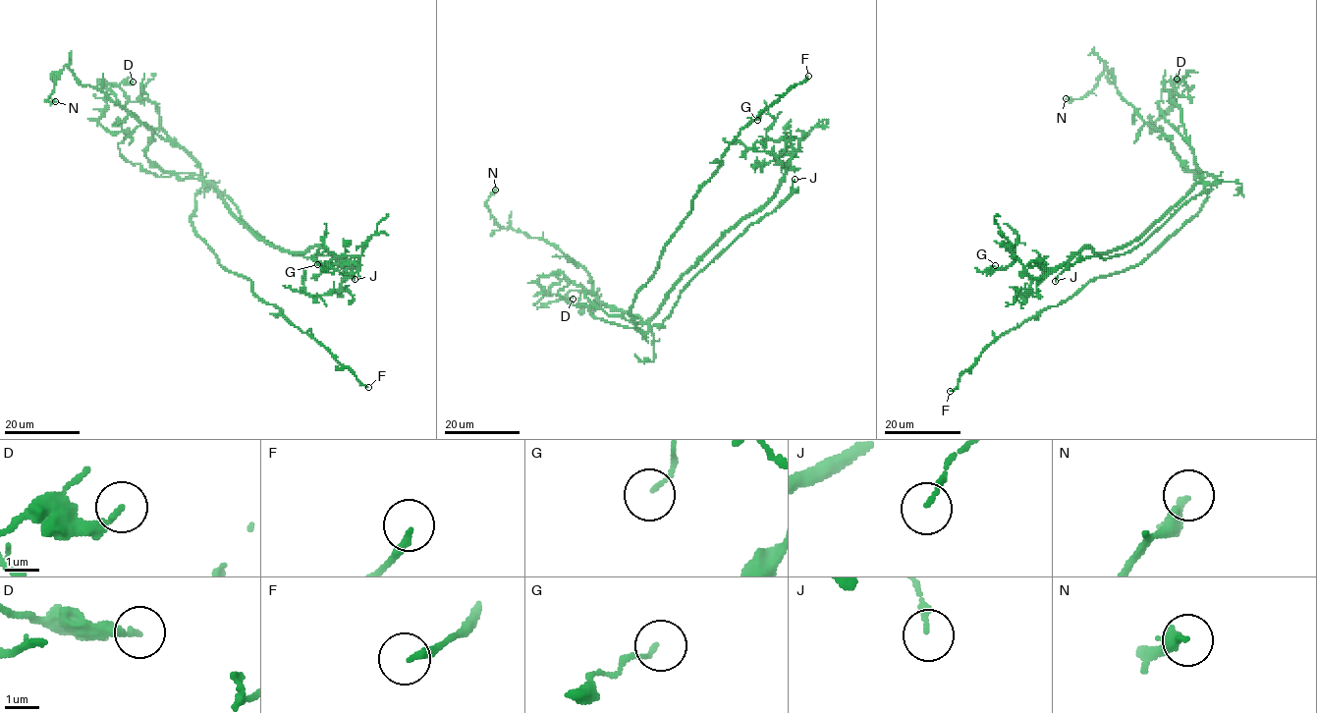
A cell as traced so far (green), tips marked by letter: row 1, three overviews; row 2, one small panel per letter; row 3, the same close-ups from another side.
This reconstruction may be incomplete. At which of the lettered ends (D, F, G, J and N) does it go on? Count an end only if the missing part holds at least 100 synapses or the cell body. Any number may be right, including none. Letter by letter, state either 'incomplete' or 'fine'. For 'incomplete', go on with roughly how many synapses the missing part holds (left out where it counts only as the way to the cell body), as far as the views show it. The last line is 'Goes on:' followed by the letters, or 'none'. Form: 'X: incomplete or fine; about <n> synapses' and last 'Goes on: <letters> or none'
D: fine
F: incomplete
G: fine
J: fine
N: fine
Goes on: F

